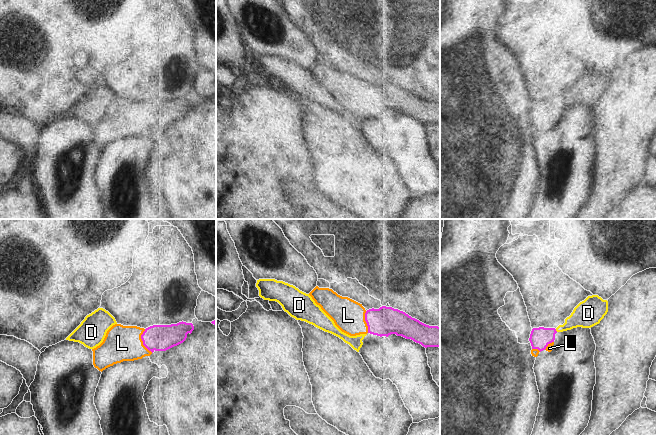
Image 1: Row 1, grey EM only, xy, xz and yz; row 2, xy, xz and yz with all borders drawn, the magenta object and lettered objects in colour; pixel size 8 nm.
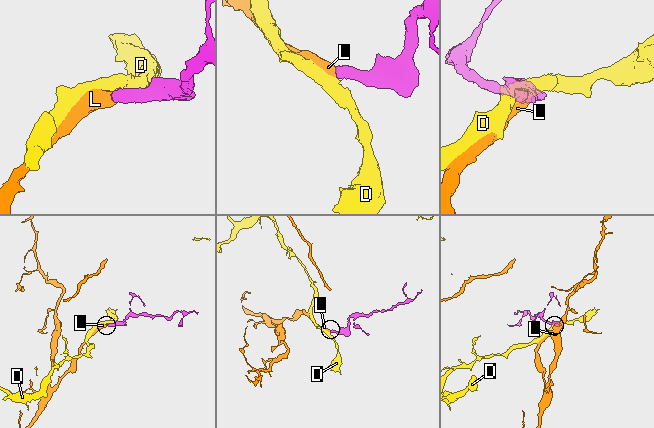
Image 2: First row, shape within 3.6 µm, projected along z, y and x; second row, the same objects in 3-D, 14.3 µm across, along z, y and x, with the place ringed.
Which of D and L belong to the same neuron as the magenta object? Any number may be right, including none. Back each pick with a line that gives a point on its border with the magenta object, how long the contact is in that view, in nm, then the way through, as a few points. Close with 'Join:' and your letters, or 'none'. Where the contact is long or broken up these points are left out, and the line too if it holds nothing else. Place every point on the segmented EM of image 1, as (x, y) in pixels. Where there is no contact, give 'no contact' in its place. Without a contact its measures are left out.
L: meets magenta in xy at (142, 340); contact 200 nm long; runs through xy (157, 337), (142, 340), (135, 343), (122, 343)
Join: L

